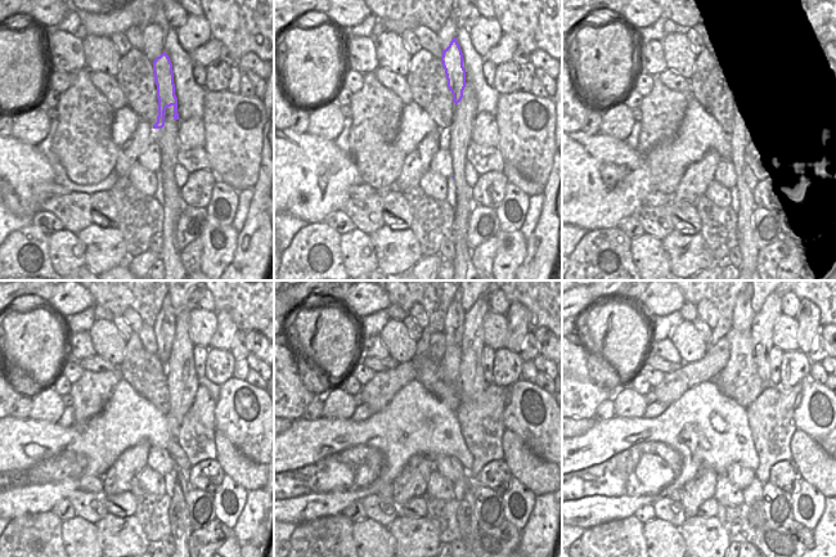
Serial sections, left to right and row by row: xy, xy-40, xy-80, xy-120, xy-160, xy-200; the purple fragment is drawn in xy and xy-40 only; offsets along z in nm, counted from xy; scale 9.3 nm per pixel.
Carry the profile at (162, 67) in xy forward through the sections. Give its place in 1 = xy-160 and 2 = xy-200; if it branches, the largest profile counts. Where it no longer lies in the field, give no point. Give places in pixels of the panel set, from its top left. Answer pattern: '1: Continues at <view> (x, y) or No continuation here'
1: Continues at xy-160 (453, 328)
2: Continues at xy-200 (744, 314)

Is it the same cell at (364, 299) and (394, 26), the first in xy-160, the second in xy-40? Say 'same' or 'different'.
different

